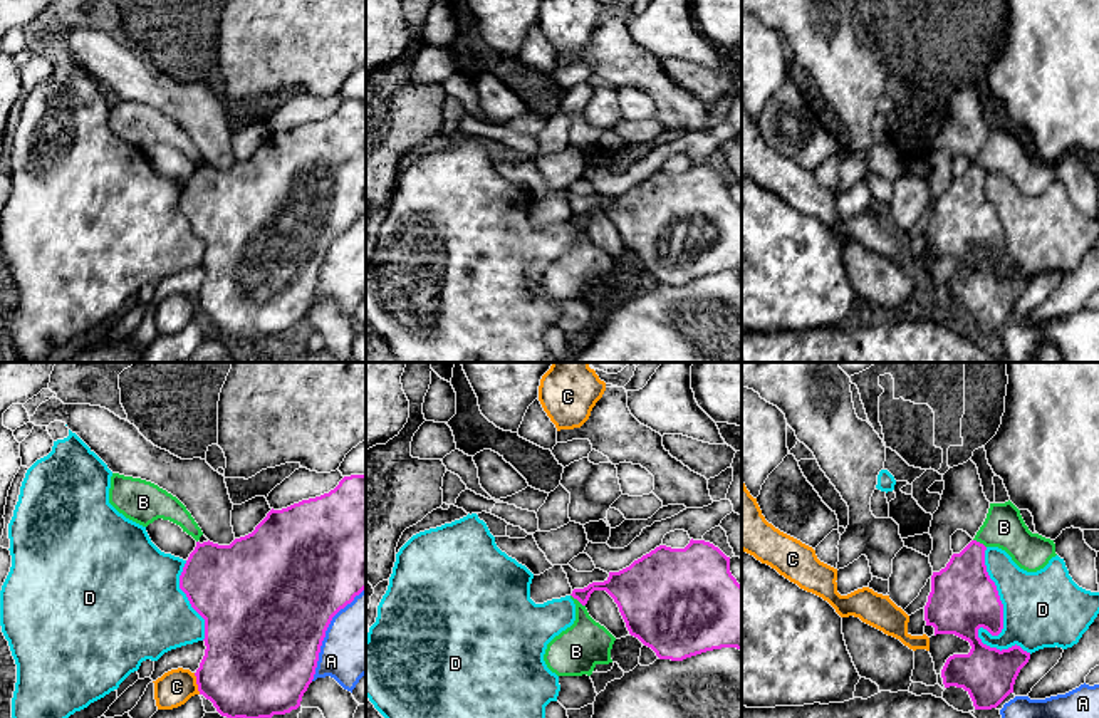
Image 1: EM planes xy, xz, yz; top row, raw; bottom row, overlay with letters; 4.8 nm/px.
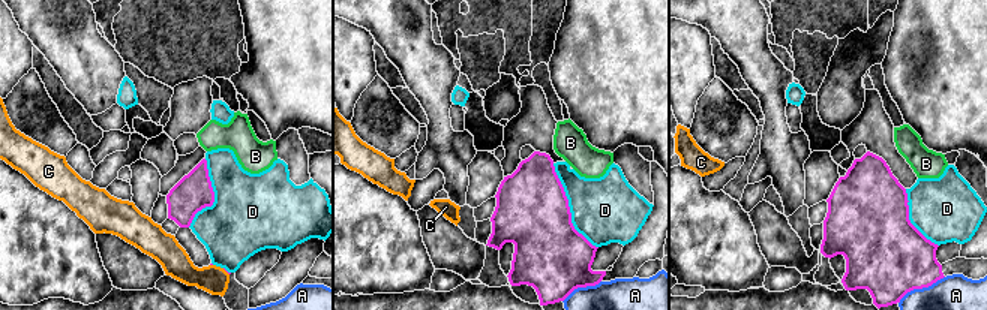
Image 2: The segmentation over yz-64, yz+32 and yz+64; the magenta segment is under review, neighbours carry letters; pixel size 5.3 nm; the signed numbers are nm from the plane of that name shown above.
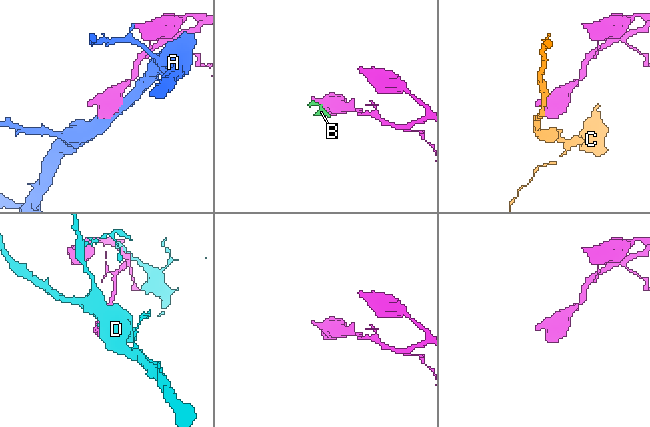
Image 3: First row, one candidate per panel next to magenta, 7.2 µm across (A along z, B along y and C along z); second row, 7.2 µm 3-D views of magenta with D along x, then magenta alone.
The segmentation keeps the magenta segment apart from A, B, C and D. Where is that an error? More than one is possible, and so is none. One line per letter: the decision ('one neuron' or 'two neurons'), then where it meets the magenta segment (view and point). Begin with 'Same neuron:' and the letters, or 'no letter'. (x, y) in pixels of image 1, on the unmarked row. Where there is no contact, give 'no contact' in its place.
Same neuron: no letter
A: two neurons; contact xy (324, 257)
B: two neurons; contact xz (578, 223)
C: two neurons; contact xy (197, 307)
D: two neurons; contact yz (1000, 255)

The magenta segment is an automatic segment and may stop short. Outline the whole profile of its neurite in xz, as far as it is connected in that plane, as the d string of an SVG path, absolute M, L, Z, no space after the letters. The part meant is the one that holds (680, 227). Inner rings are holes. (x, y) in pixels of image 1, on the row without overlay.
M691 163L685 173L659 169L629 191L609 196L604 206L574 213L570 220L586 230L594 215L606 215L614 223L629 258L651 272L659 284L683 285L721 272L742 275L742 210L730 196L730 181L710 166Z

